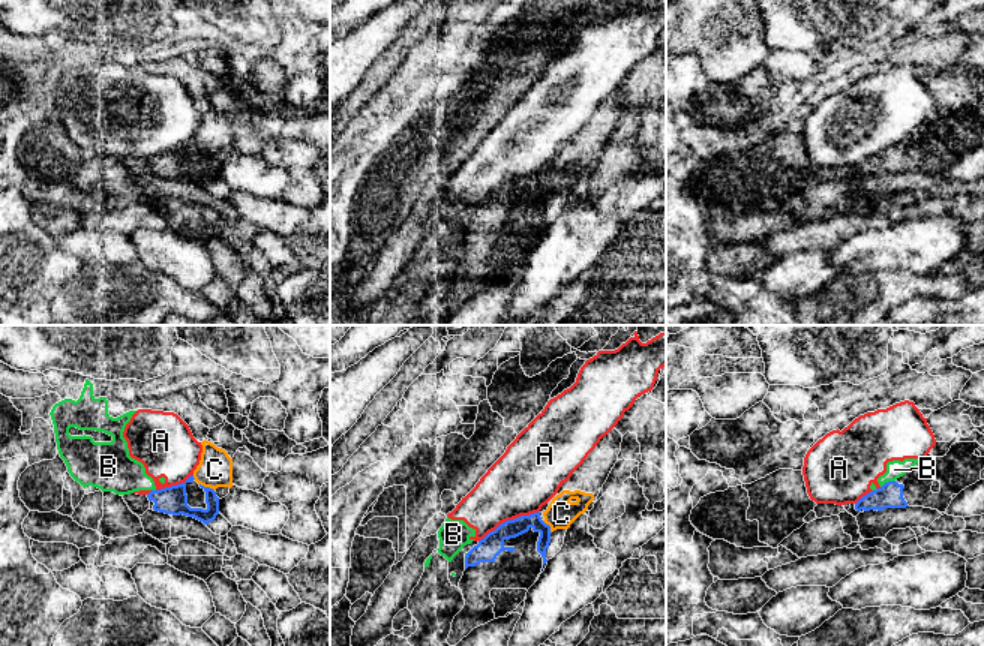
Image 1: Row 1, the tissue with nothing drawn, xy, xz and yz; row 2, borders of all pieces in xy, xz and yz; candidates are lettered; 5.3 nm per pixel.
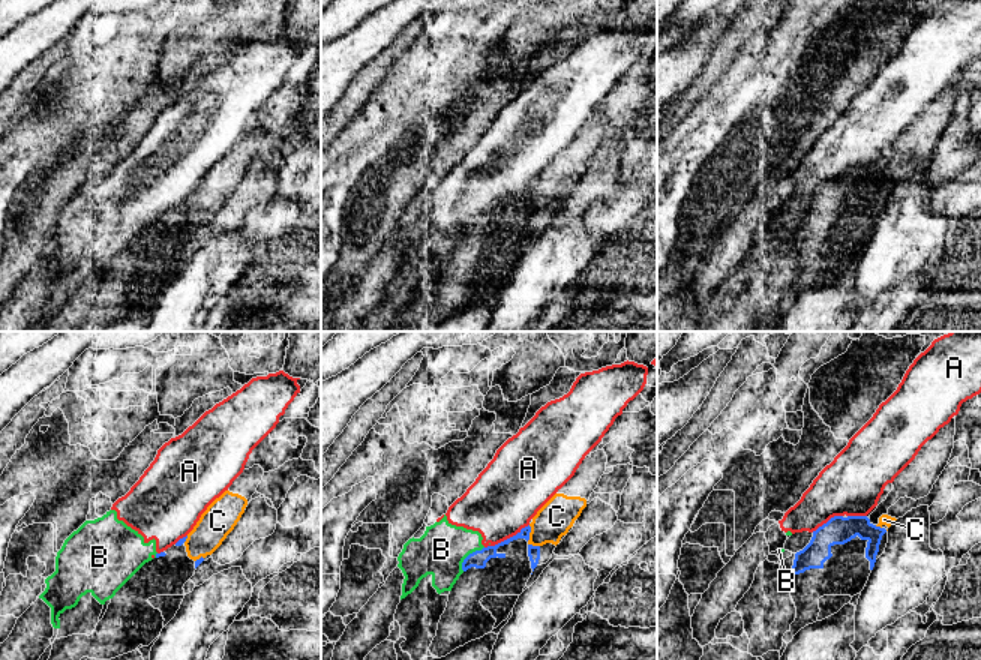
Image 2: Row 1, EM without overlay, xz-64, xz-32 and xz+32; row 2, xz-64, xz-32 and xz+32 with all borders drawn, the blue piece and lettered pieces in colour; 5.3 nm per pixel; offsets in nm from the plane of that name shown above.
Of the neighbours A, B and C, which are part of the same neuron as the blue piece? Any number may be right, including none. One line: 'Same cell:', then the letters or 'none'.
Same cell: none

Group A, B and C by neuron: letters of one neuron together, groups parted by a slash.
A B / C

